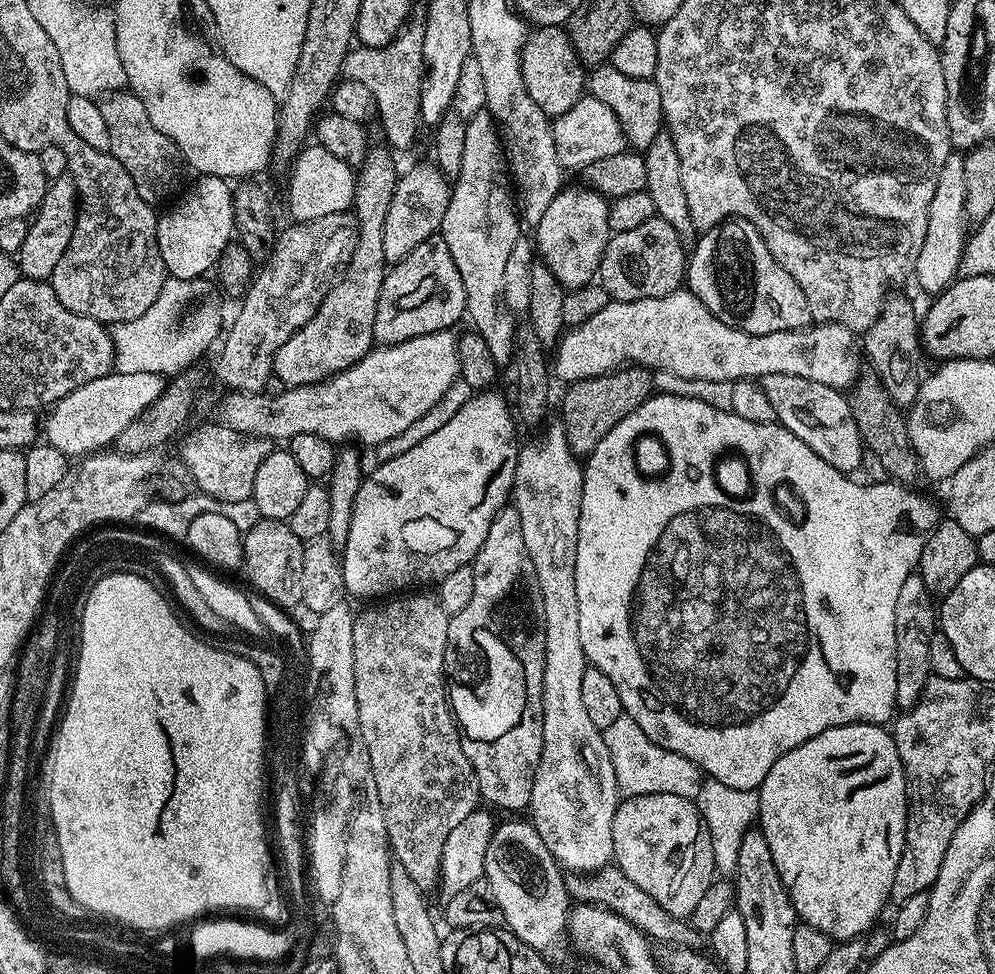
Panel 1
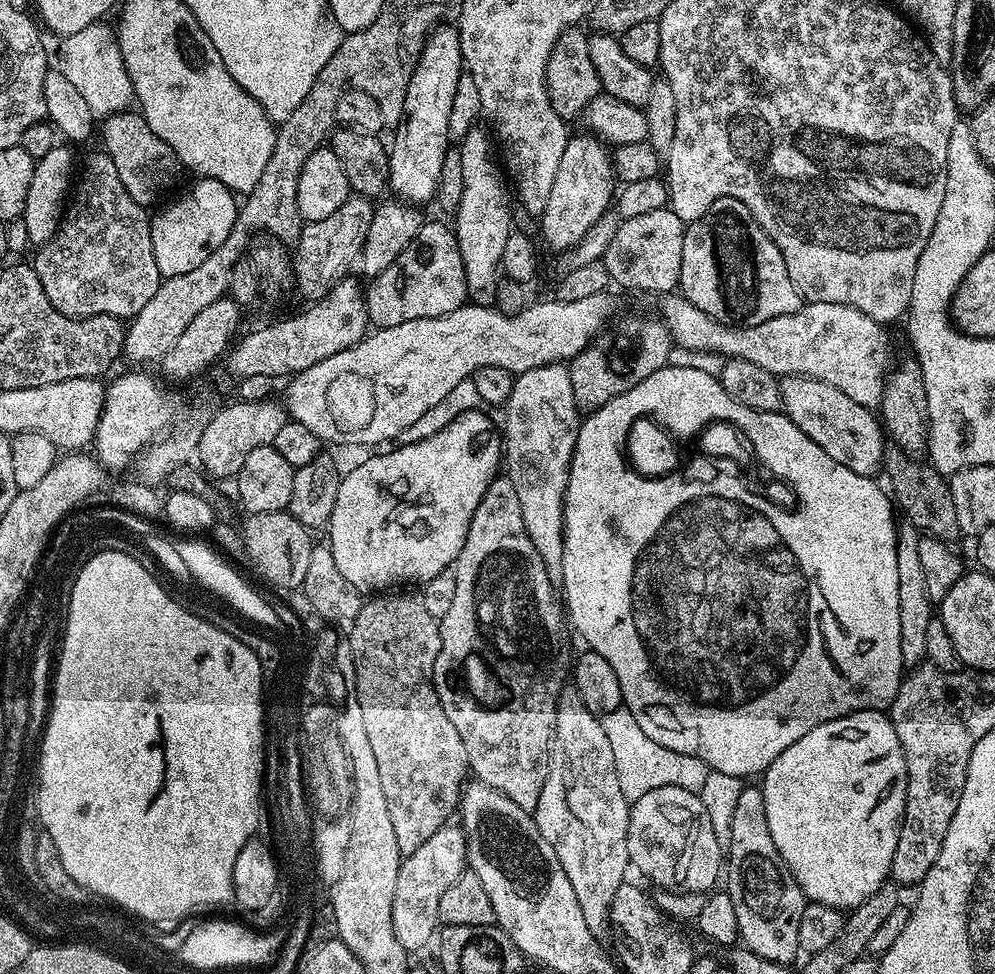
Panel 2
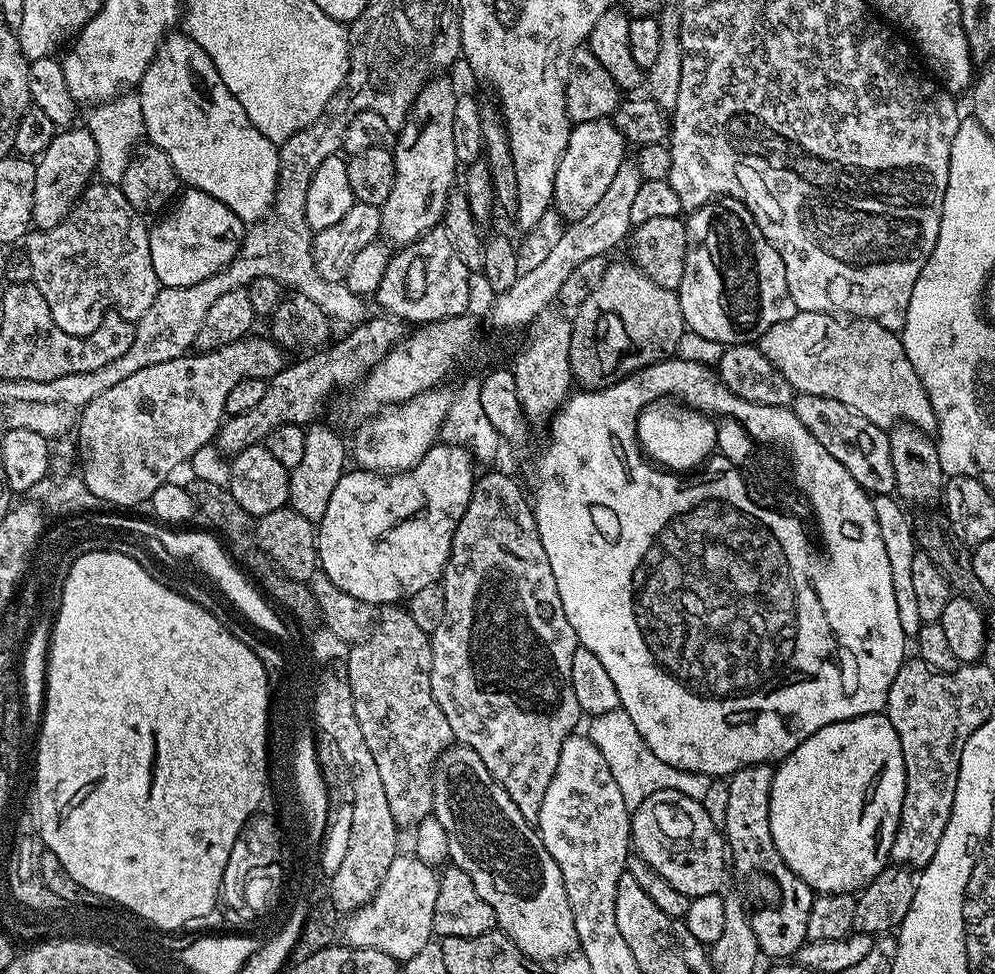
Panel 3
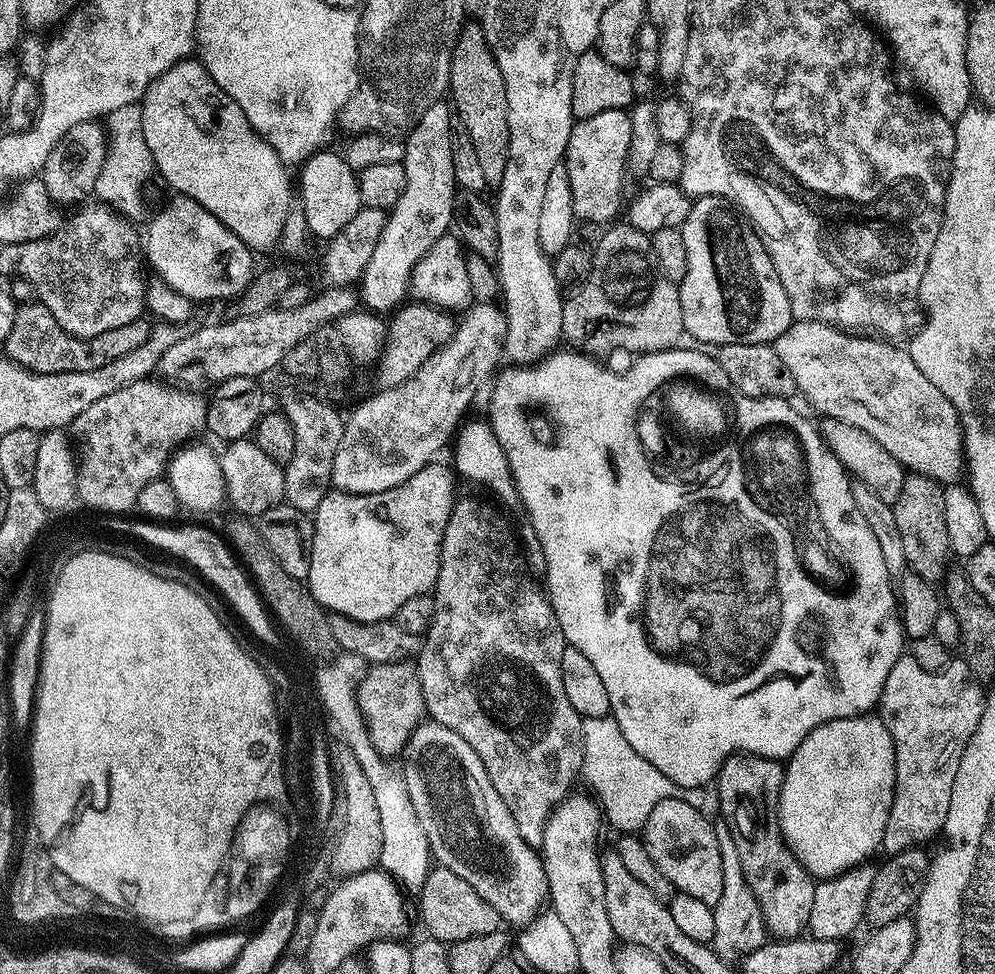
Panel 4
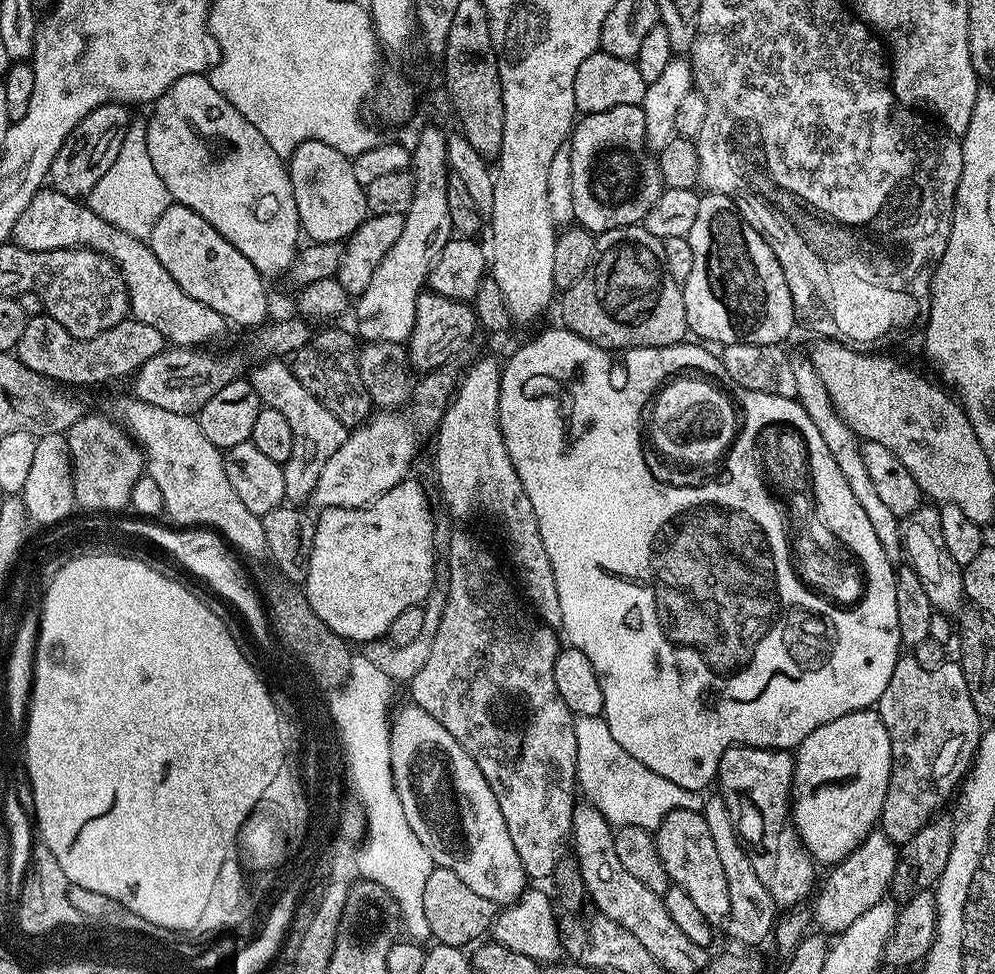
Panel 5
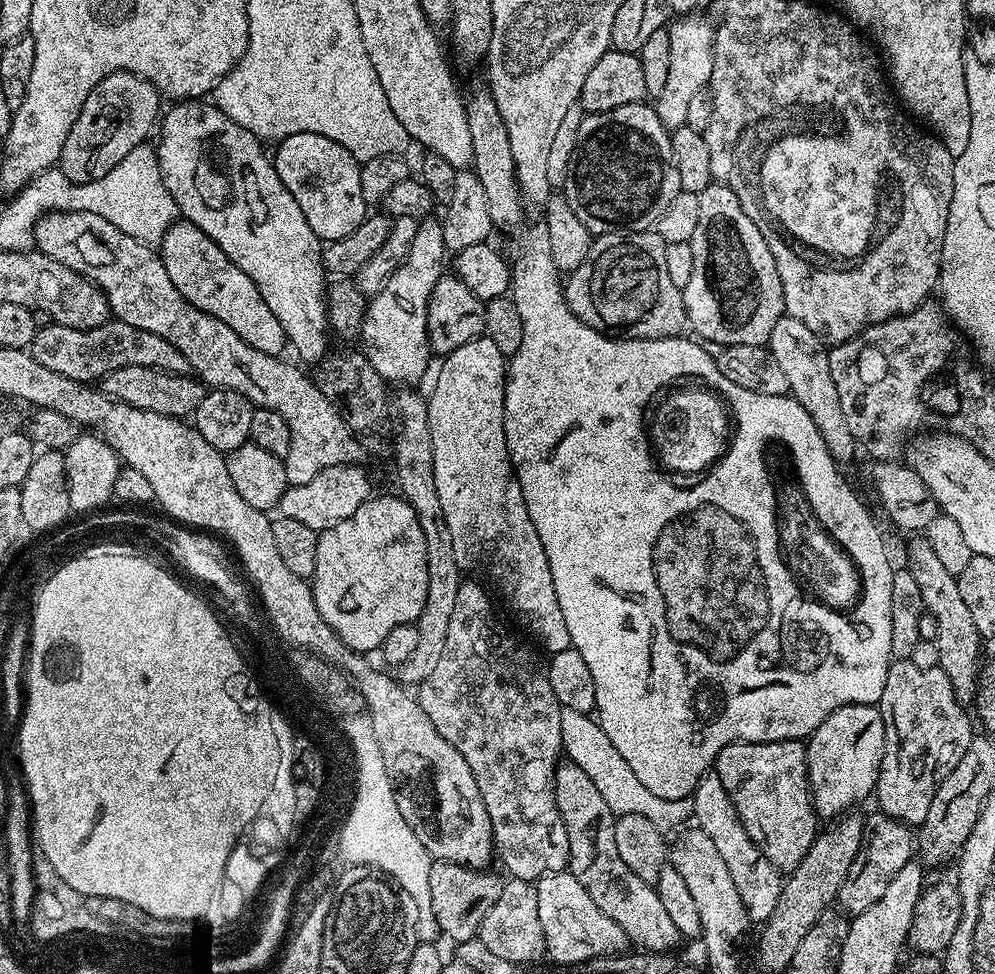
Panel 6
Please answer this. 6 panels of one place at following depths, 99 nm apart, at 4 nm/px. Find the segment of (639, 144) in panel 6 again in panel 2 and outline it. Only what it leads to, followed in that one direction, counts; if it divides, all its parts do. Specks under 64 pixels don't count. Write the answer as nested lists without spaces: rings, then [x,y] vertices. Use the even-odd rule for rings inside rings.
[[[573,135],[566,150],[562,150],[562,162],[558,162],[558,174],[554,174],[554,186],[550,198],[546,198],[546,210],[539,219],[540,236],[552,248],[573,248],[609,211],[614,200],[614,169],[612,152],[603,140],[591,135]]]

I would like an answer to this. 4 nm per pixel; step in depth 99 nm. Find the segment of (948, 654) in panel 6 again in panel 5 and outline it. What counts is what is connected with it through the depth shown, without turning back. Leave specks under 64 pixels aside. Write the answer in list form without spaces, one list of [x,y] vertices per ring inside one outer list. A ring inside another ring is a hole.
[[[924,502],[909,516],[903,517],[900,520],[900,543],[903,555],[906,560],[908,556],[907,563],[922,581],[922,586],[926,590],[927,597],[930,598],[933,609],[945,614],[959,613],[966,604],[964,574],[961,565],[956,564],[954,558],[950,558],[950,550],[946,550],[946,540],[942,538],[940,508]]]

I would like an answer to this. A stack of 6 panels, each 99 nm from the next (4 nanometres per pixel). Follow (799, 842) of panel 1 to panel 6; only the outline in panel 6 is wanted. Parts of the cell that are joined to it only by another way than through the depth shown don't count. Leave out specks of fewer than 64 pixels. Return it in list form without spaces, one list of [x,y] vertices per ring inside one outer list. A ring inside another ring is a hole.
[[[847,704],[818,730],[807,737],[808,790],[817,805],[833,804],[840,810],[852,810],[859,800],[864,800],[876,791],[878,774],[884,753],[884,719],[879,707],[874,704]]]

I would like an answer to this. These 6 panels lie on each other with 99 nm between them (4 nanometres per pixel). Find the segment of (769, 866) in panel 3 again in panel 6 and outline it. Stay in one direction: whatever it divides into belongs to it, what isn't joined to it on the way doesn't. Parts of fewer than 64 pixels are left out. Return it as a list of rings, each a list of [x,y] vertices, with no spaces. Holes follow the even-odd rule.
[[[779,740],[761,744],[731,744],[718,754],[714,765],[714,775],[722,778],[726,794],[732,796],[746,834],[762,850],[762,854],[782,874],[791,874],[806,858],[806,850],[816,841],[816,812],[812,794],[808,790],[808,749],[804,740]]]

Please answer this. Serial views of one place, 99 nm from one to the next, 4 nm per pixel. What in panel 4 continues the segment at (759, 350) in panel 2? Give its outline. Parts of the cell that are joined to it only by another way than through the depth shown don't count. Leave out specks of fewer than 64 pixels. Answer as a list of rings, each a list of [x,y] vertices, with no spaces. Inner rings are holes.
[[[797,320],[774,342],[778,358],[794,377],[797,393],[808,399],[808,404],[819,415],[842,420],[858,426],[893,456],[905,469],[916,471],[947,486],[957,483],[966,468],[964,439],[960,415],[954,410],[950,398],[914,366],[914,358],[899,343],[877,338],[871,334],[853,334],[851,331],[823,324],[817,320]]]

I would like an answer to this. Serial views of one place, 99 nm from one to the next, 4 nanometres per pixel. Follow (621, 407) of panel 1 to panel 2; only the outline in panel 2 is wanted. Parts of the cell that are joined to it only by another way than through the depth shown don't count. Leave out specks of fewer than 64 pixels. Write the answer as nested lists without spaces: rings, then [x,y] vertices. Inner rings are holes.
[[[628,316],[616,325],[613,323],[607,330],[601,331],[588,347],[572,357],[567,369],[574,386],[577,408],[601,408],[606,402],[615,400],[617,396],[638,386],[638,382],[650,378],[650,374],[671,361],[668,359],[672,356],[672,348],[674,349],[673,338],[663,319],[653,316]]]

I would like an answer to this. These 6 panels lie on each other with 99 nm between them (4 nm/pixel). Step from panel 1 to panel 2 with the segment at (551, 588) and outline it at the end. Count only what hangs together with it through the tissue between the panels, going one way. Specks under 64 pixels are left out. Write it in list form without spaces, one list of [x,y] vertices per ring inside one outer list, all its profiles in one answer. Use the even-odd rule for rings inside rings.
[[[557,362],[519,373],[502,411],[502,468],[518,493],[526,534],[530,534],[534,550],[538,550],[550,578],[556,582],[563,577],[564,495],[582,419],[567,367]],[[565,687],[556,704],[556,725],[552,731],[552,752],[548,756],[548,773],[546,782],[535,793],[536,810],[534,819],[542,838],[554,846],[554,854],[558,854],[558,862],[562,862],[562,870],[566,870],[566,878],[570,878],[570,886],[574,886],[574,894],[578,897],[578,906],[582,909],[582,918],[586,918],[586,926],[597,938],[610,928],[612,903],[620,885],[625,883],[627,872],[630,872],[628,858],[628,810],[630,801],[622,794],[622,786],[618,786],[616,773],[616,750],[610,746],[610,738],[606,738],[606,730],[602,730],[600,717],[590,714],[576,693],[575,687]]]

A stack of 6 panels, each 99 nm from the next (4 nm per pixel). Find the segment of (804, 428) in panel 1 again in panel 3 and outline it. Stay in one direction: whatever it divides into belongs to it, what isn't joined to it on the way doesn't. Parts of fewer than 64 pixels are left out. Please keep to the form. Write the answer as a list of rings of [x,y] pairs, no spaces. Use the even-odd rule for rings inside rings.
[[[799,393],[793,399],[791,409],[795,412],[798,422],[850,470],[850,478],[854,478],[857,486],[865,493],[877,496],[890,496],[896,490],[896,475],[894,462],[890,462],[890,442],[885,429],[874,426],[860,412],[855,412],[850,406],[842,402],[834,402],[834,398],[822,398],[818,394]]]

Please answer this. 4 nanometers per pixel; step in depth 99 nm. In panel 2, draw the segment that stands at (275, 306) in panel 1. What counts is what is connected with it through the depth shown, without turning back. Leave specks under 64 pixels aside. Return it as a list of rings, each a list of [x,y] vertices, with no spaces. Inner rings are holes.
[[[352,194],[349,195],[346,202],[342,202],[342,206],[338,206],[338,210],[334,210],[334,214],[330,214],[330,218],[322,218],[322,222],[307,222],[301,227],[300,236],[294,242],[296,253],[294,250],[290,259],[292,261],[292,275],[295,287],[298,289],[298,292],[300,288],[302,295],[309,296],[309,301],[316,302],[327,296],[335,284],[345,279],[351,273],[348,271],[354,268],[354,265],[359,261],[361,250],[364,249],[373,211],[374,204],[371,199]]]

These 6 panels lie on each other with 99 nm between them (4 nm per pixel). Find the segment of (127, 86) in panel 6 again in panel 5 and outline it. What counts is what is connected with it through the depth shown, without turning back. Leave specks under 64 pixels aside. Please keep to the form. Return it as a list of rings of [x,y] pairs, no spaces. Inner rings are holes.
[[[103,104],[98,106],[98,110],[86,114],[86,118],[82,118],[82,122],[78,122],[74,130],[70,130],[62,153],[64,180],[55,181],[54,184],[57,192],[73,198],[87,197],[94,182],[98,182],[98,178],[102,178],[102,174],[106,174],[106,170],[114,166],[114,158],[118,158],[120,141],[130,123],[128,112],[129,109],[122,104]]]

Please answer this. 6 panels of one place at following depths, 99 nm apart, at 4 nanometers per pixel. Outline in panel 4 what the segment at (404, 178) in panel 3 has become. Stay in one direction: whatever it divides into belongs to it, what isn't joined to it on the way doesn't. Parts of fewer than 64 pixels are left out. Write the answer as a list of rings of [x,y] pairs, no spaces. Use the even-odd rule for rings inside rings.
[[[434,103],[403,141],[405,188],[387,213],[382,238],[378,238],[358,284],[358,296],[365,309],[388,314],[401,307],[410,292],[414,266],[453,227],[452,207],[458,191],[450,148],[453,119],[453,109],[447,103]]]

